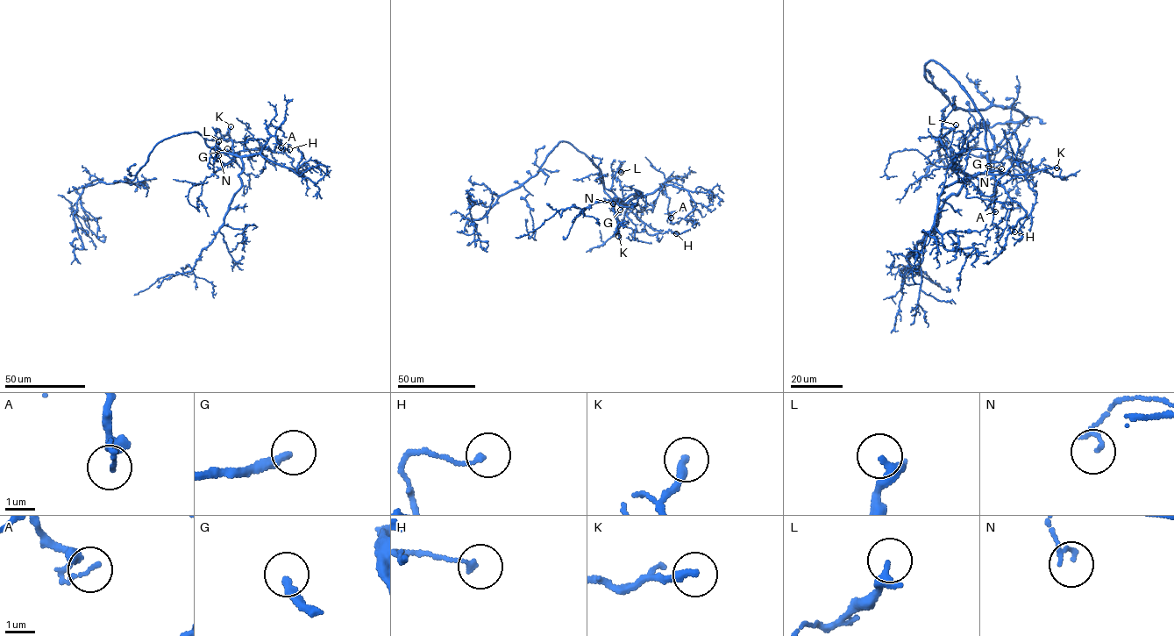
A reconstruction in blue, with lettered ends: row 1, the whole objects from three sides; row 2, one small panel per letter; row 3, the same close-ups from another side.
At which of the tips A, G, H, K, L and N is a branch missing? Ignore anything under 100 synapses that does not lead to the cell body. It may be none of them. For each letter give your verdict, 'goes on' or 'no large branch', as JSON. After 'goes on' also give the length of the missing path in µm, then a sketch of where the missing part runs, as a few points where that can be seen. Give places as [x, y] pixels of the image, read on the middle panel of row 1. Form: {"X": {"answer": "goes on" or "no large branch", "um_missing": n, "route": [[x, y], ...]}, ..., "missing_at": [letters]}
{"A": {"answer": "no large branch"}, "G": {"answer": "goes on", "um_missing": 100, "route": [[620, 210], [612, 229], [609, 247], [614, 268], [612, 280], [619, 281], [623, 287], [601, 289]]}, "H": {"answer": "no large branch"}, "K": {"answer": "no large branch"}, "L": {"answer": "no large branch"}, "N": {"answer": "no large branch"}, "missing_at": ["G"]}

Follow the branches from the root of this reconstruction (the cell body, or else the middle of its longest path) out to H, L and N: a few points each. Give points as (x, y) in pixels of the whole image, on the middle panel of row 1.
H: (599, 169), (604, 190), (639, 217), (649, 234), (669, 231), (676, 233)
L: (599, 169), (604, 190), (627, 208), (611, 189), (616, 172), (618, 169), (621, 172)
N: (599, 169), (604, 190), (615, 200), (613, 203)

